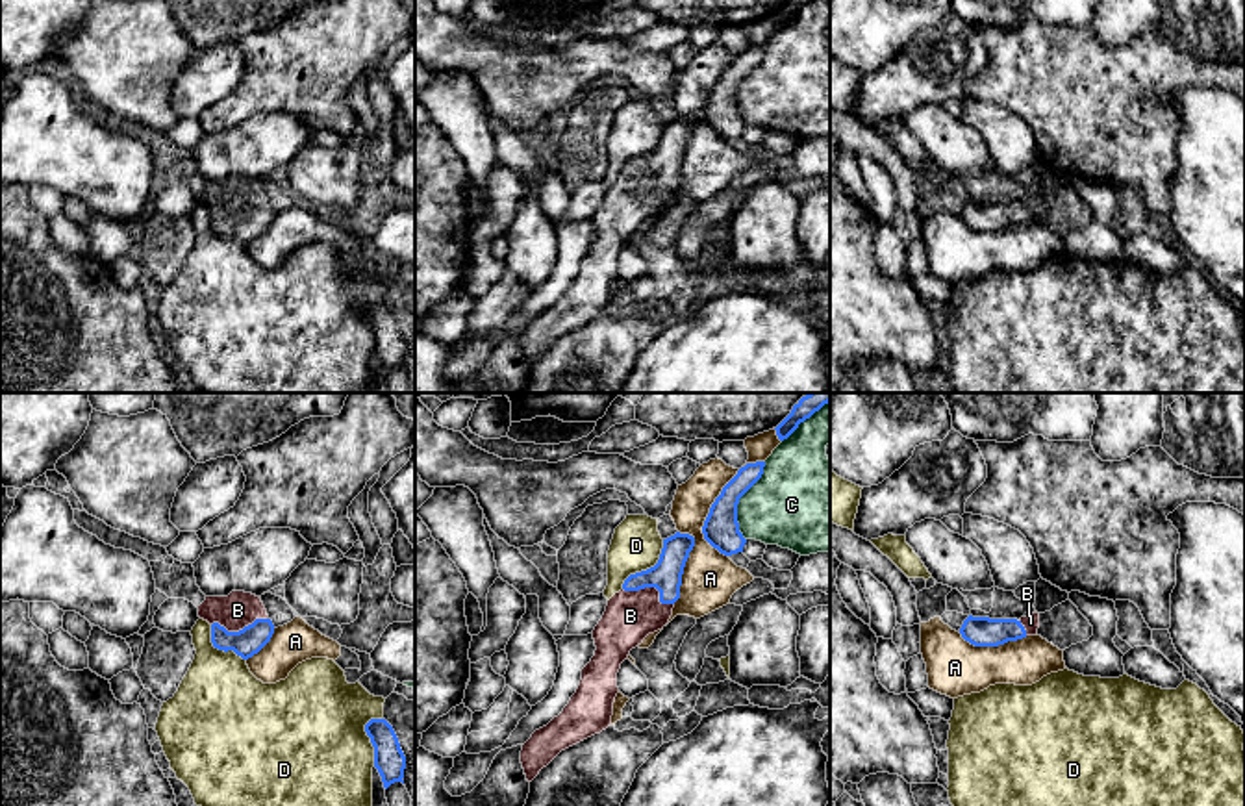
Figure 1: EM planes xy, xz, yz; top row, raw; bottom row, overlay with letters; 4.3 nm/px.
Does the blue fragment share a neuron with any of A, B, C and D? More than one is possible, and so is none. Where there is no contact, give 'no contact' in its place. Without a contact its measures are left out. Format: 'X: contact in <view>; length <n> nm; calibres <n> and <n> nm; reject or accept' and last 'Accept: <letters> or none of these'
A: contact in xz; length 380 nm; calibres 160 and 200 nm; reject
B: contact in xz; length 240 nm; calibres 140 and 220 nm; accept
C: contact in xz; length 360 nm; calibres 160 and 380 nm; reject
D: contact in xz; length 280 nm; calibres 140 and 220 nm; reject
Accept: B

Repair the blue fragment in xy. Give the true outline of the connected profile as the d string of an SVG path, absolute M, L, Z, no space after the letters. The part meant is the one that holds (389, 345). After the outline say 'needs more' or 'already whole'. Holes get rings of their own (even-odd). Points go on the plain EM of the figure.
M371 304L365 317L374 332L374 352L378 354L384 372L395 367L404 369L406 341L400 334L393 311L385 304Z; already whole

